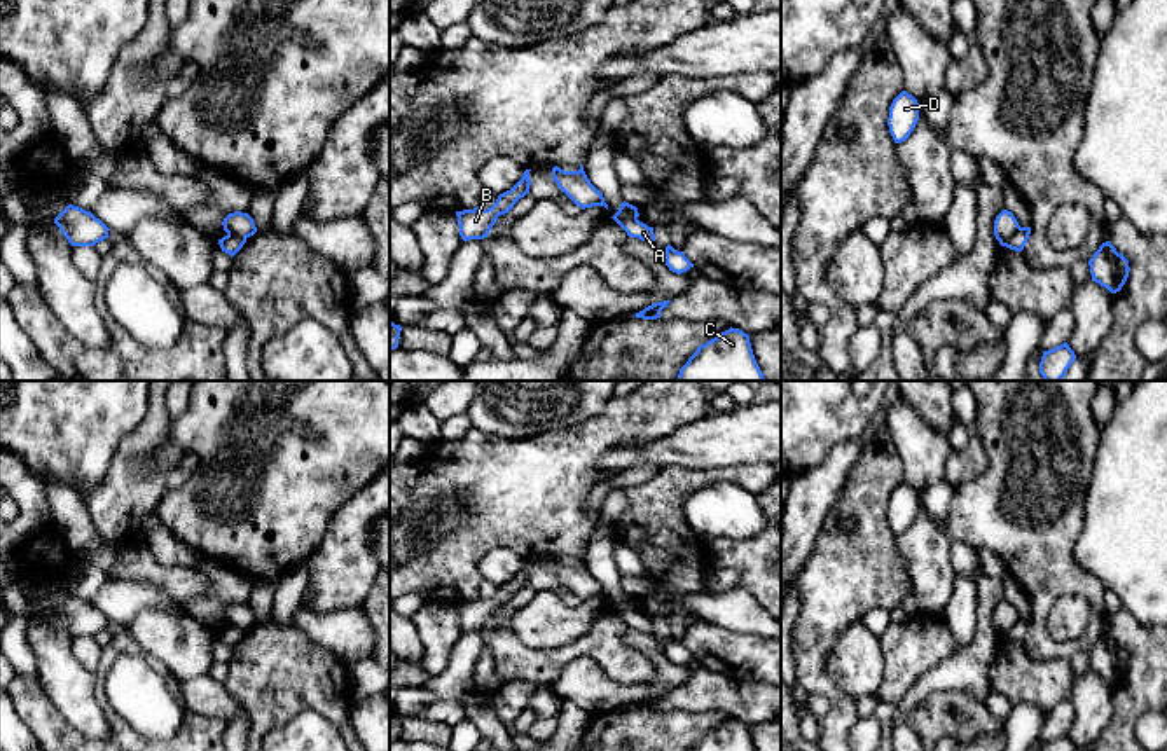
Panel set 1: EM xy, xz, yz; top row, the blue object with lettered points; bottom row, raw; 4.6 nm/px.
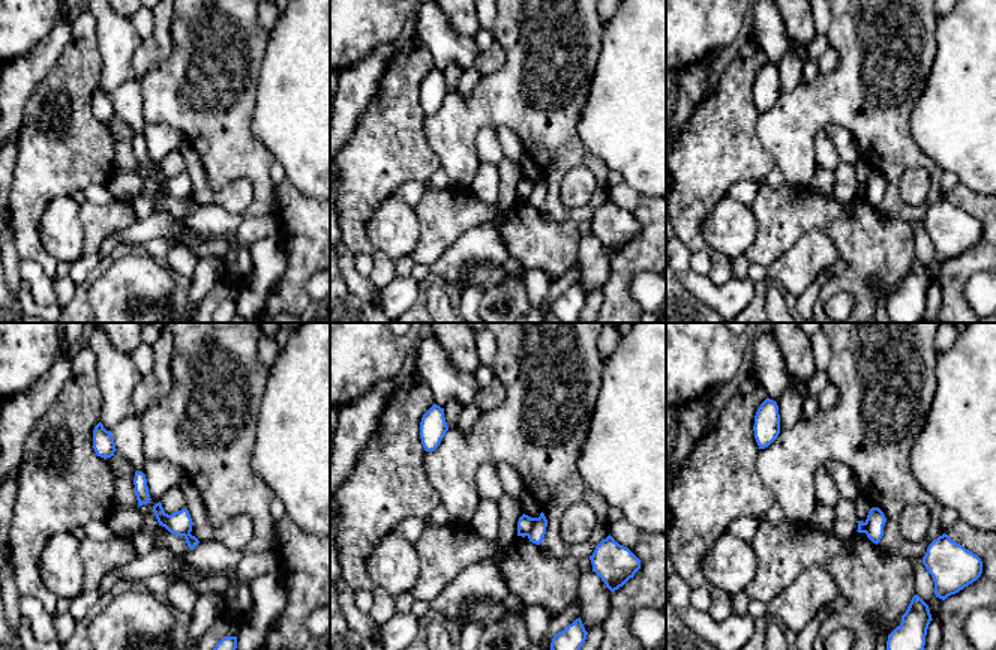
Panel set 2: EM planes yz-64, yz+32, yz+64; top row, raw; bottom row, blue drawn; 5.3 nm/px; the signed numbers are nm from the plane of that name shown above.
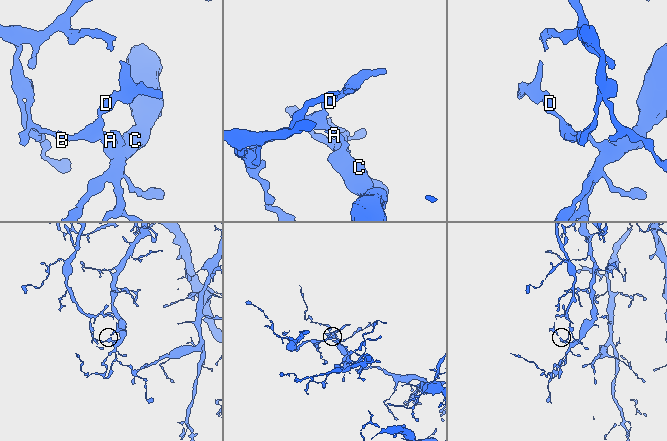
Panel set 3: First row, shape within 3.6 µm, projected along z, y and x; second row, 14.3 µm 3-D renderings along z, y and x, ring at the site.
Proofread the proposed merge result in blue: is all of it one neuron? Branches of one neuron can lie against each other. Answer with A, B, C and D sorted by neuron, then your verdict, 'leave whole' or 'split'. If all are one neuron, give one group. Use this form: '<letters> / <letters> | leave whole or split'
A C / B D | split

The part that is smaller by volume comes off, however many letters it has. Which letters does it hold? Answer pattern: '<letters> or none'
B, D

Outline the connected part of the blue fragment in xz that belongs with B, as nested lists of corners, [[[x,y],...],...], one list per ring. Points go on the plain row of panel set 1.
[[[526,561],[522,569],[510,582],[500,585],[491,599],[484,601],[477,597],[473,601],[456,603],[463,632],[487,629],[498,608],[508,604],[514,596],[529,583],[529,562],[531,561]]]

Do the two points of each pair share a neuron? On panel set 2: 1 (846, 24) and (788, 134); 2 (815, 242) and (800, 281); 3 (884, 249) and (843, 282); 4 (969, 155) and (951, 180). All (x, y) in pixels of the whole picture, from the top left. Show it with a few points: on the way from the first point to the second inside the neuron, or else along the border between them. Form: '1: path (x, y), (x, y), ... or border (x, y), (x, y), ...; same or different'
1: path (846, 51), (846, 75), (815, 107); same
2: path (813, 251), (800, 264), (800, 272); same
3: path (873, 260), (854, 279); same
4: border (944, 170), (951, 171), (960, 182); different

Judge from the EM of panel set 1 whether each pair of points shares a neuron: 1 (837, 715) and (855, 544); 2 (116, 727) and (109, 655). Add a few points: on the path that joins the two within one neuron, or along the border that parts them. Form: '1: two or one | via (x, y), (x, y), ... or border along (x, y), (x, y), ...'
1: one | via (816, 673), (816, 627), (837, 585)
2: one | via (107, 709), (100, 695), (102, 673)

